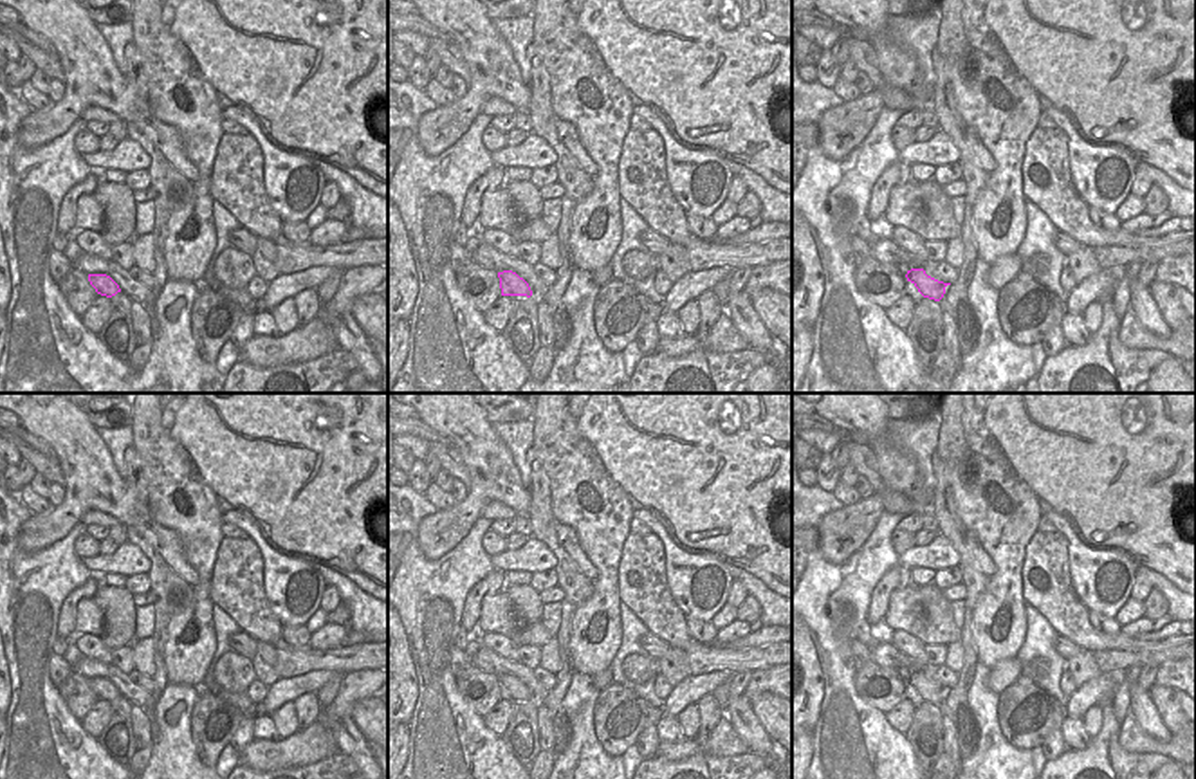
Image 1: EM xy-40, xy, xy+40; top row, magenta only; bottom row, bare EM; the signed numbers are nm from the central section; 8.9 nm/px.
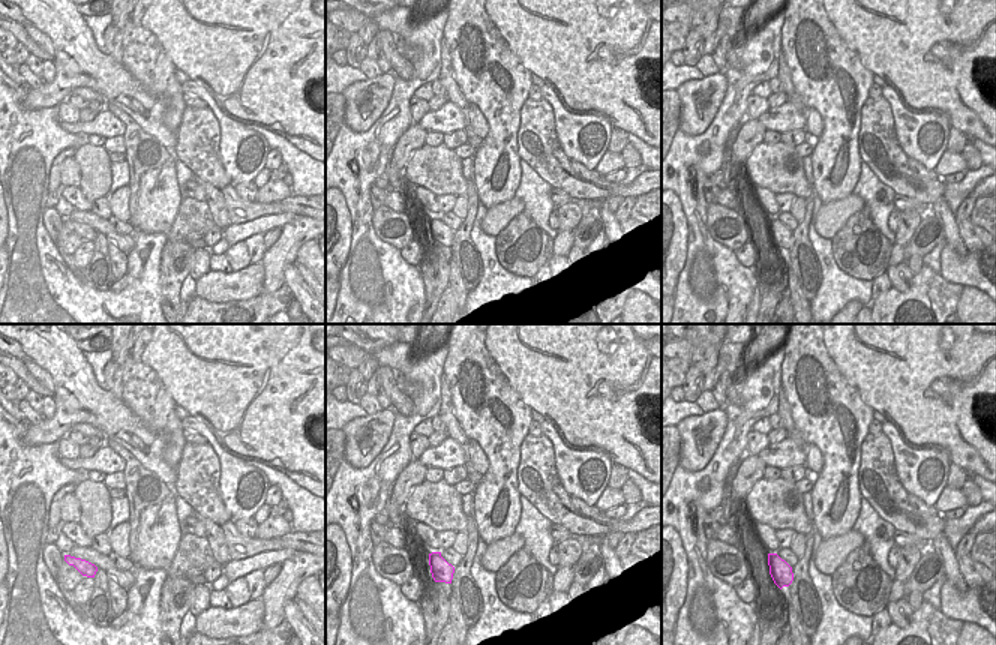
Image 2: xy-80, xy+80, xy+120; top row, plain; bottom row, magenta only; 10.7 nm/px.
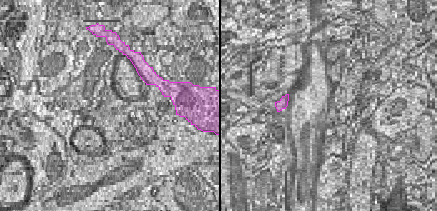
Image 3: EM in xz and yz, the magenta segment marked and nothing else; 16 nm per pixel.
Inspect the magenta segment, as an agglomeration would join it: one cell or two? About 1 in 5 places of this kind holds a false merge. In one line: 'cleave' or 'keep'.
keep

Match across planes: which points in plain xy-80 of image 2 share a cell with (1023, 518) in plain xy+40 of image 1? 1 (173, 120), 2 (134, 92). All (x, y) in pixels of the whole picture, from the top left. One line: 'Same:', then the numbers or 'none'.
Same: 1

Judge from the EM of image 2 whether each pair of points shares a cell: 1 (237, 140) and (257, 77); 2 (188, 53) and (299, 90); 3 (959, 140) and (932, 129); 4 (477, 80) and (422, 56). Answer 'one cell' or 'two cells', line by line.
1: two cells
2: one cell
3: two cells
4: two cells

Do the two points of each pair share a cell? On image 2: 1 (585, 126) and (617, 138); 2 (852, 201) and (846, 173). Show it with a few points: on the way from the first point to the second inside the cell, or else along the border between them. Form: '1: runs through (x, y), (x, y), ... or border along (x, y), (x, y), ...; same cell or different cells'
1: border along (612, 128), (606, 149); different cells
2: border along (851, 192), (822, 204); different cells

